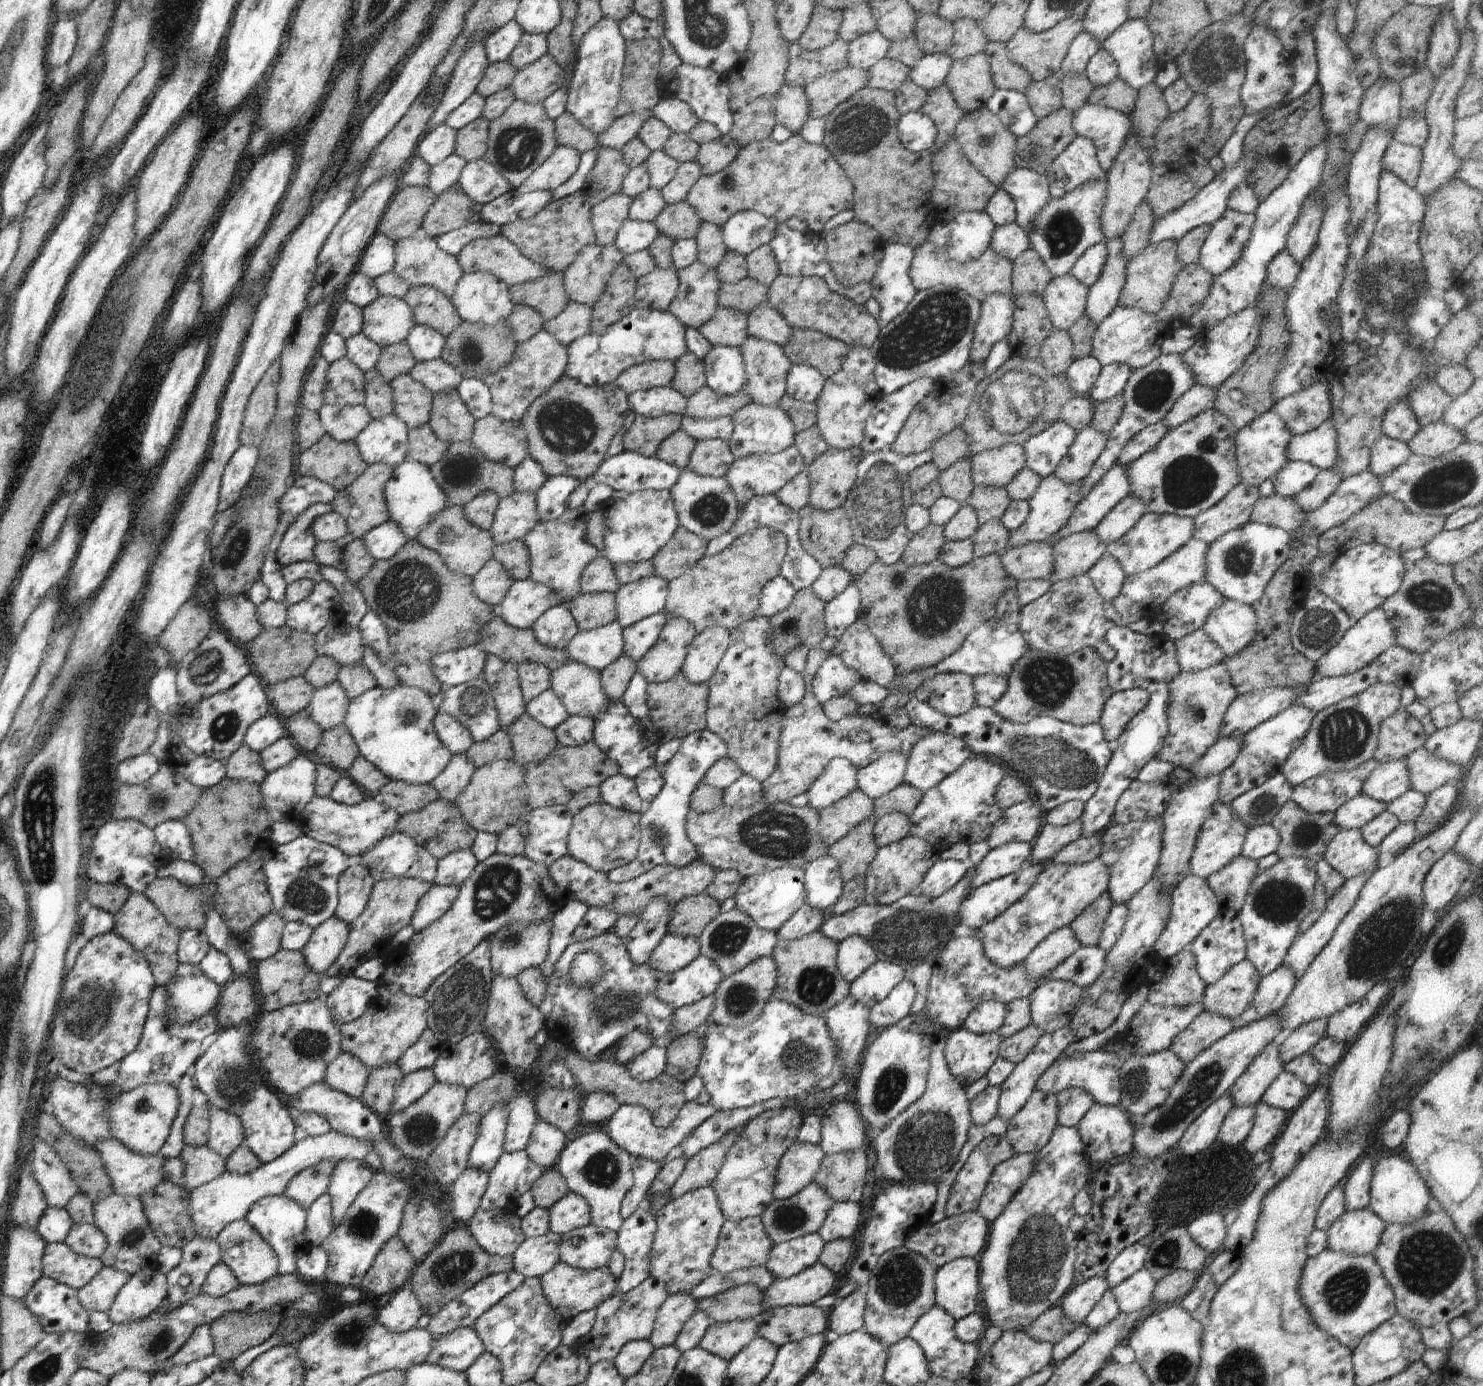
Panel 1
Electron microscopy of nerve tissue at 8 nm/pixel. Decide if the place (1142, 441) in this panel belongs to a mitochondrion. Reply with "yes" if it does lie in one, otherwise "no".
no

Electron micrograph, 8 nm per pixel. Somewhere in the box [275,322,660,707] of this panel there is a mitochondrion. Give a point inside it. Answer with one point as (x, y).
(408, 591)

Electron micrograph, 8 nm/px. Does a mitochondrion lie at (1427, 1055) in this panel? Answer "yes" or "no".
no

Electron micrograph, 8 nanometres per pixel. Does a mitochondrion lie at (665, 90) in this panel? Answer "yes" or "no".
no

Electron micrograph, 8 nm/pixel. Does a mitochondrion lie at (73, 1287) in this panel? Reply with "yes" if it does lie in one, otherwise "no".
no

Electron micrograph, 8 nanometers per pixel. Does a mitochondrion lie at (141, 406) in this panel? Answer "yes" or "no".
no

